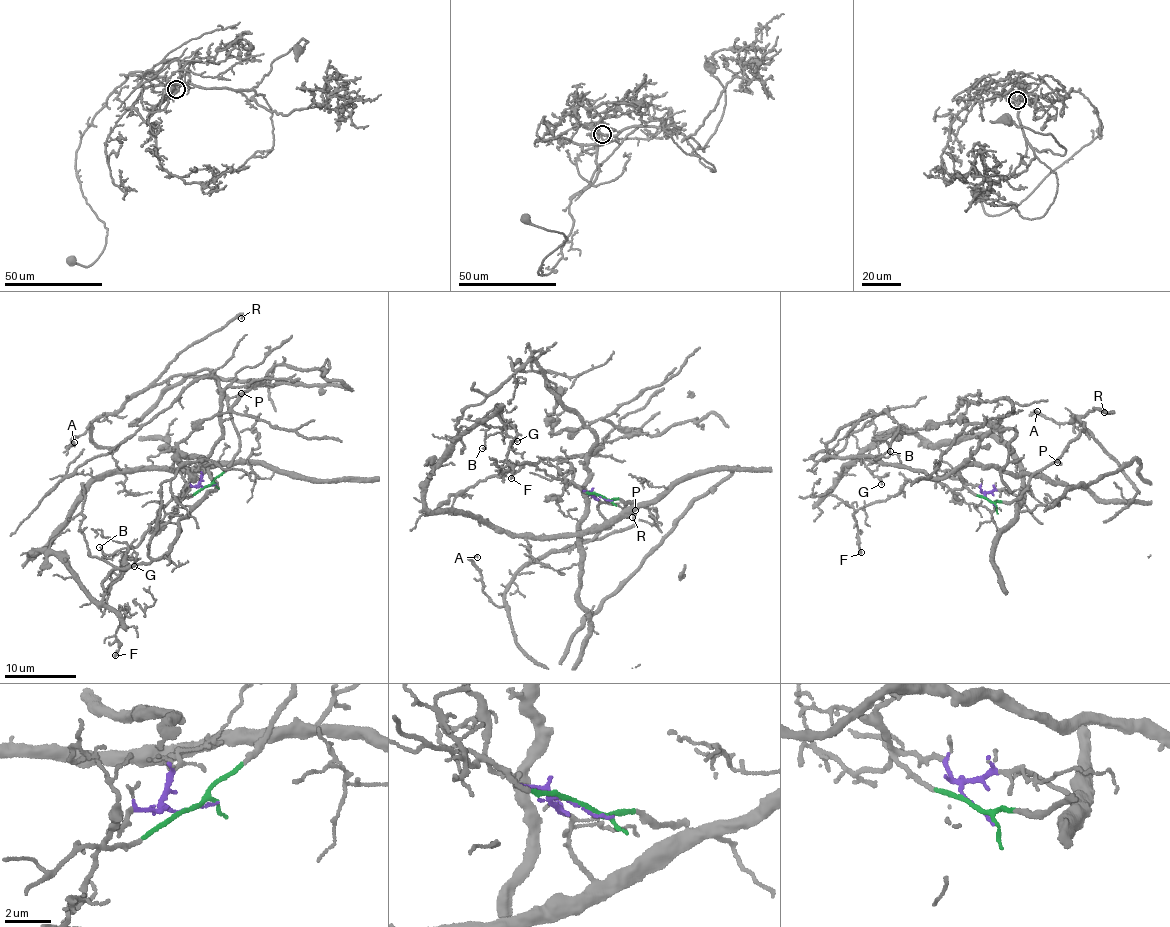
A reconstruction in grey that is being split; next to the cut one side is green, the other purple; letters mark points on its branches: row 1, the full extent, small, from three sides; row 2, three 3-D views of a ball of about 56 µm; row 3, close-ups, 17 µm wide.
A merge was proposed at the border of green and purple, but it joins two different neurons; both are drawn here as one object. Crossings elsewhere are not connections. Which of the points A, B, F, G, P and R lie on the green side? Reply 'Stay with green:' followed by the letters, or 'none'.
Stay with green: A, P, R

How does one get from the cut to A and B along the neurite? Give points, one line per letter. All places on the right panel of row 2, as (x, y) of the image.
A: (989, 500), (1022, 495), (1037, 472), (1061, 458), (1085, 428), (1078, 415), (1070, 420), (1088, 433), (1037, 410)
B: (989, 499), (1022, 497), (1002, 440), (932, 445), (899, 431), (837, 477), (890, 451)

